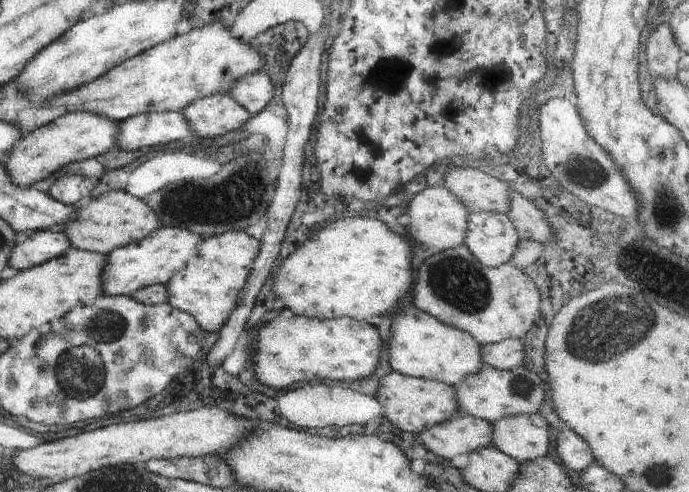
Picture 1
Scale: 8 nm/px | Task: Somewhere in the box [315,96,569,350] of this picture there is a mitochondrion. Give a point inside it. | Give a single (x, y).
(454, 281)

